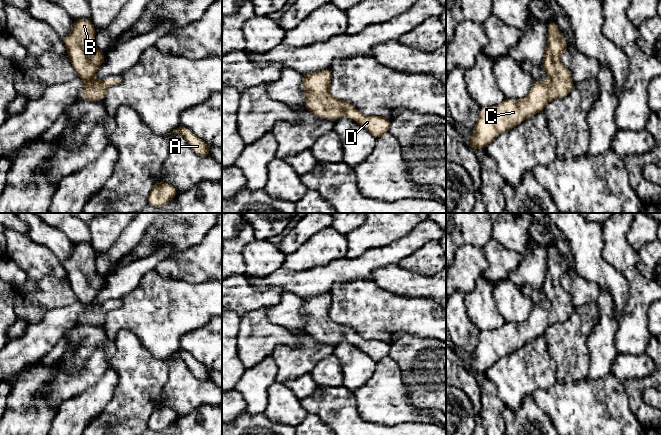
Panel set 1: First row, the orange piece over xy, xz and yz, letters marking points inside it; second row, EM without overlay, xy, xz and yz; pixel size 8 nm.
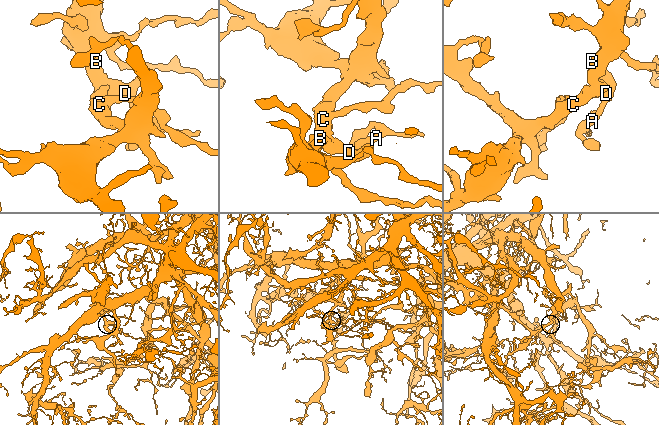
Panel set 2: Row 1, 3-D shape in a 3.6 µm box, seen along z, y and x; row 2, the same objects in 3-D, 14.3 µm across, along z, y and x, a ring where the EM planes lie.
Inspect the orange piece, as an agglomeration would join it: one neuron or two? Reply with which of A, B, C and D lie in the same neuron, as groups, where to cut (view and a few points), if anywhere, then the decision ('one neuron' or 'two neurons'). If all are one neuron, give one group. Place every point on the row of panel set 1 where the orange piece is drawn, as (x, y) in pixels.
A B C D; no cut; one neuron

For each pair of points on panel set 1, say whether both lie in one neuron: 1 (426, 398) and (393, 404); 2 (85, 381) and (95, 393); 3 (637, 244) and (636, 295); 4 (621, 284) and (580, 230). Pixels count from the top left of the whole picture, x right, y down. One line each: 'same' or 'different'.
1: different
2: different
3: different
4: same

